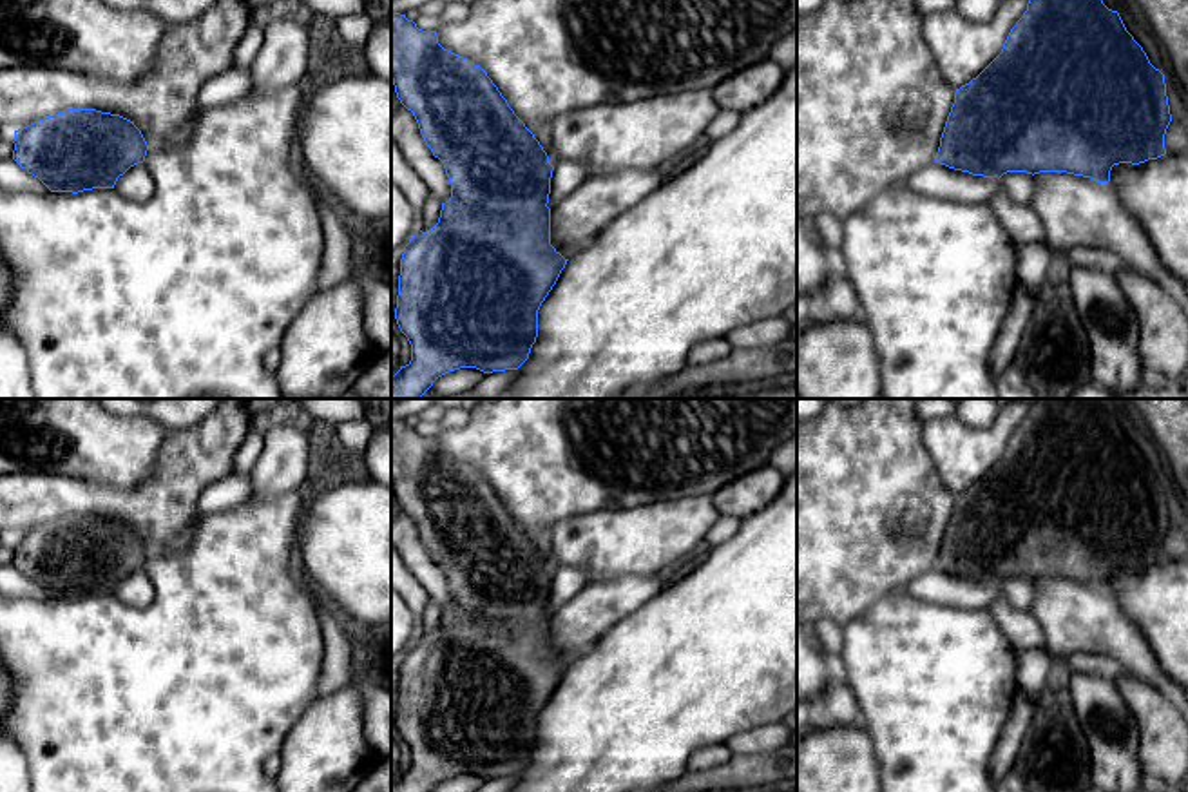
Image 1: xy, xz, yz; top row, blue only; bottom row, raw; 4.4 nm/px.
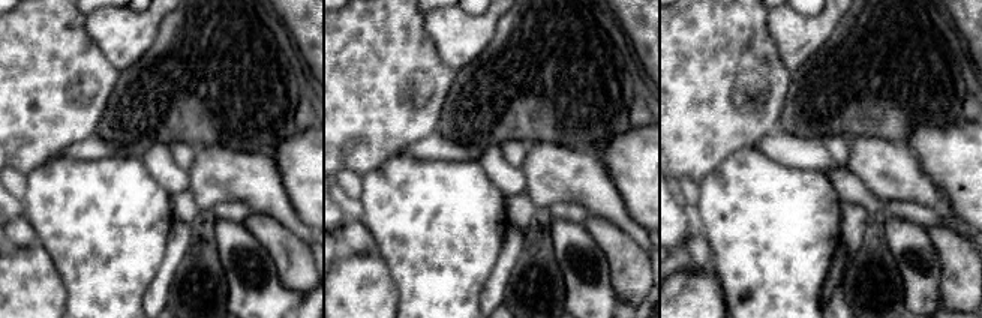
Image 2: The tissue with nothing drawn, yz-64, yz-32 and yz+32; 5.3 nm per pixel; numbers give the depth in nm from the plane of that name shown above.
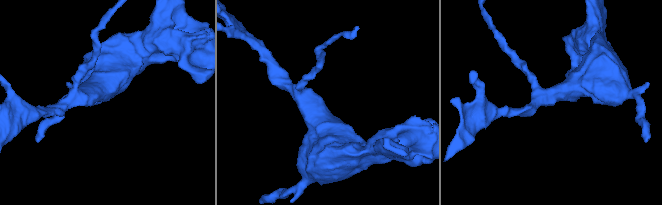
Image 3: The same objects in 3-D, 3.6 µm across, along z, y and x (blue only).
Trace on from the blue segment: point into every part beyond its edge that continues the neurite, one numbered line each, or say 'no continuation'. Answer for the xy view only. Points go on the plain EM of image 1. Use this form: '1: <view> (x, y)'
1: xy (136, 589)

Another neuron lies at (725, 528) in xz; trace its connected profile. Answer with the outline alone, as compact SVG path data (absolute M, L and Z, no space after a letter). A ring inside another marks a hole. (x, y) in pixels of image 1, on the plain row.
M719 515L717 522L704 538L704 547L715 547L724 540L732 538L739 531L739 526L741 526L739 518Z

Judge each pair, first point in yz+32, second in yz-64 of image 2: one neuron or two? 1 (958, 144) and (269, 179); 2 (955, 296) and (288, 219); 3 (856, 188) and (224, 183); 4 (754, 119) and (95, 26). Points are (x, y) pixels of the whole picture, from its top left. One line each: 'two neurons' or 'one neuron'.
1: two neurons
2: two neurons
3: two neurons
4: two neurons

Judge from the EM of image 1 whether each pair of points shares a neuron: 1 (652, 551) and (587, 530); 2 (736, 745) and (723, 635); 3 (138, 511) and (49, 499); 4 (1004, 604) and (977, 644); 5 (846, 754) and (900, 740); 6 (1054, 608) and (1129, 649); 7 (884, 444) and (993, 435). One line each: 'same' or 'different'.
1: same
2: different
3: same
4: different
5: different
6: same
7: different

